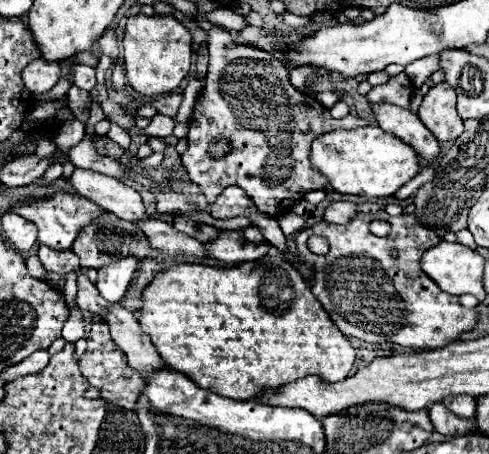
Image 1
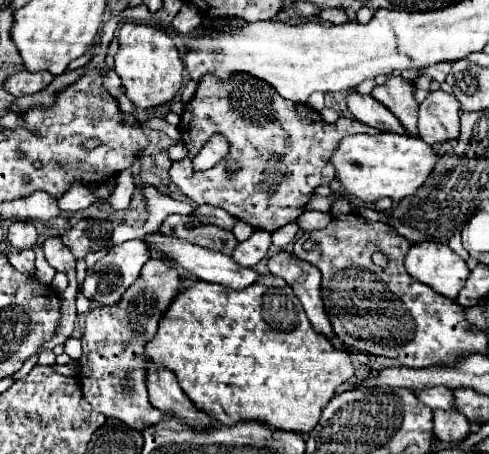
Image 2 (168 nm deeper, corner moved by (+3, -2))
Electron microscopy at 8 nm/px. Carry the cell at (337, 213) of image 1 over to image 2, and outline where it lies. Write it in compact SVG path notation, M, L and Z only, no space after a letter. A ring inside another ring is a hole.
M306 210L304 214L300 214L300 218L296 220L296 224L298 224L300 230L308 232L308 230L318 230L318 228L328 226L330 218L332 218L332 216L326 214L326 212L312 212L312 210Z

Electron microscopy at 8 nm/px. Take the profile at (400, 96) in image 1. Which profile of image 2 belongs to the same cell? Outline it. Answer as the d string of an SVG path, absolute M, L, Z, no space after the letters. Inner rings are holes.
M390 76L382 86L376 86L372 90L372 96L382 102L406 128L408 136L418 136L416 128L416 114L418 114L418 102L414 98L414 84L400 78Z

